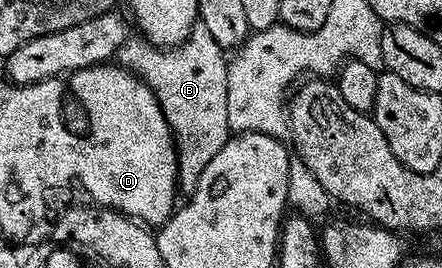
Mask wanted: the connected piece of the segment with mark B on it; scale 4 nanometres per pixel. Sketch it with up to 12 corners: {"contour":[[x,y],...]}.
{"contour":[[203,23],[114,62],[153,89],[186,199],[231,136],[228,60]]}

